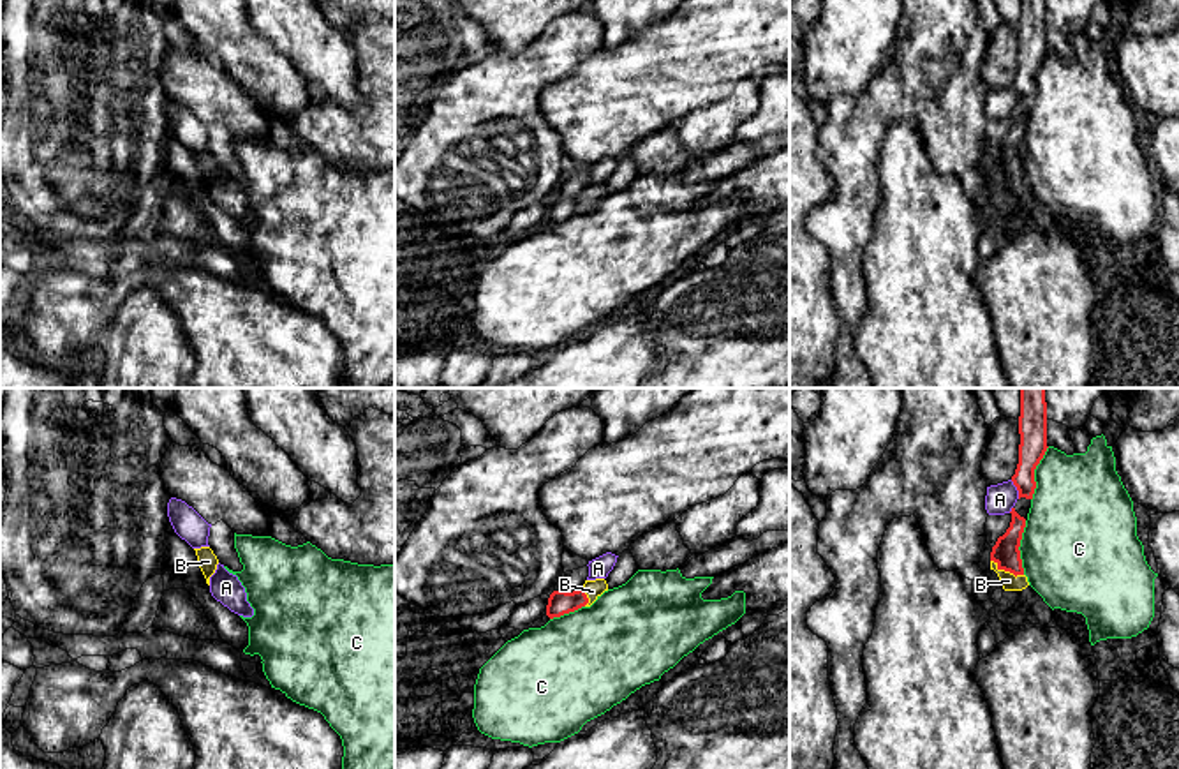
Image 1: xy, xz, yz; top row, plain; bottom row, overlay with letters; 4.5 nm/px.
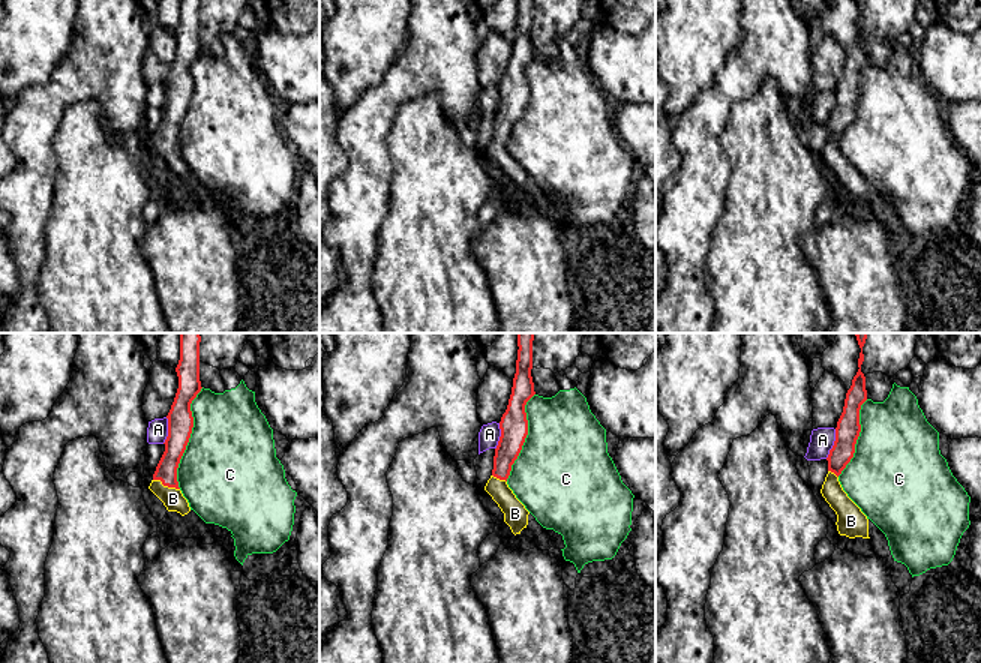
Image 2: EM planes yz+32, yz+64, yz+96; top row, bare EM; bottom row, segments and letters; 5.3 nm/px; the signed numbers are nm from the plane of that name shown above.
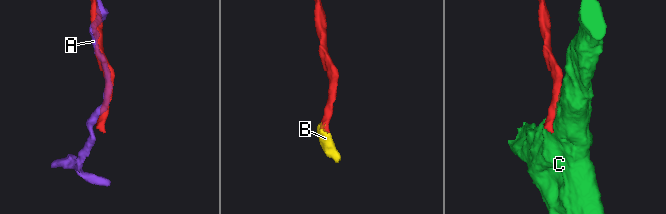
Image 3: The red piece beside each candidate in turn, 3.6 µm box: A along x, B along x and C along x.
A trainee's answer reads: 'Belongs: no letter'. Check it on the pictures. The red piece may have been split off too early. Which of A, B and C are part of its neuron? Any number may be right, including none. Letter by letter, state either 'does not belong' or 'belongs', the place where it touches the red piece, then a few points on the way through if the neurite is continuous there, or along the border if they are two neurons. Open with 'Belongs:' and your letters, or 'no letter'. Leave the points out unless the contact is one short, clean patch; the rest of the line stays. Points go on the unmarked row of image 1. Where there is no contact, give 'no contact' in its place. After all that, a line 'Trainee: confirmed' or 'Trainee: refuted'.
Belongs: B
A: does not belong; meets red in yz at (1017, 94); border along yz (1010, 85), (1019, 103)
B: belongs; meets red in yz at (1007, 175); runs through yz (1005, 157), (1007, 175), (1008, 186)
C: does not belong; meets red in yz at (1019, 150)
Trainee: refuted

